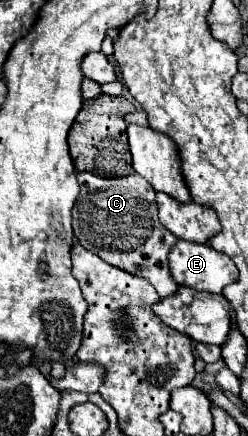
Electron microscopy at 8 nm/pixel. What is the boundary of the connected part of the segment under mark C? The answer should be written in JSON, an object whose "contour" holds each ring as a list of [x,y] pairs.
{"contour":[[[78,172],[78,184],[80,184],[80,194],[72,208],[72,226],[74,226],[74,234],[78,242],[86,250],[98,254],[108,264],[150,280],[150,284],[156,288],[160,298],[172,296],[178,284],[172,280],[172,274],[168,268],[168,252],[172,244],[176,244],[176,236],[172,236],[172,232],[168,232],[158,220],[156,190],[138,174],[130,174],[122,178],[100,178],[100,176],[94,176],[92,172]]]}

